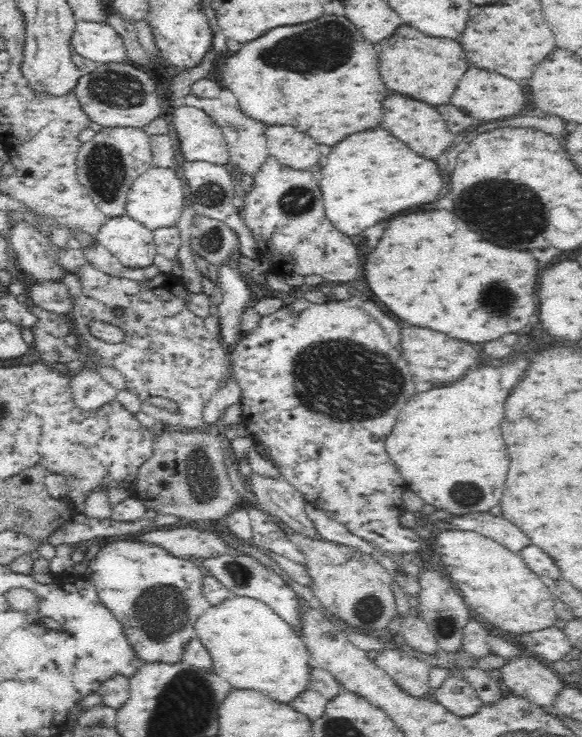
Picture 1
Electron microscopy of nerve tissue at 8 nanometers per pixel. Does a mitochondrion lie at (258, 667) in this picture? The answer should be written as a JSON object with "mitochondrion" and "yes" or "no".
{"mitochondrion":"no"}

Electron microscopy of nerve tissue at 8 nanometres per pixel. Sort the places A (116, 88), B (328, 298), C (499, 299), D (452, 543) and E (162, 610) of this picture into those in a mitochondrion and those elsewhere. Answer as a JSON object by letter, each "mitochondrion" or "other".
{"A":"mitochondrion","B":"other","C":"mitochondrion","D":"other","E":"mitochondrion"}

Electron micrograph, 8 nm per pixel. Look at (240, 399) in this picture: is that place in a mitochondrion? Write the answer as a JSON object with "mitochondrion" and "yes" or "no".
{"mitochondrion":"no"}

